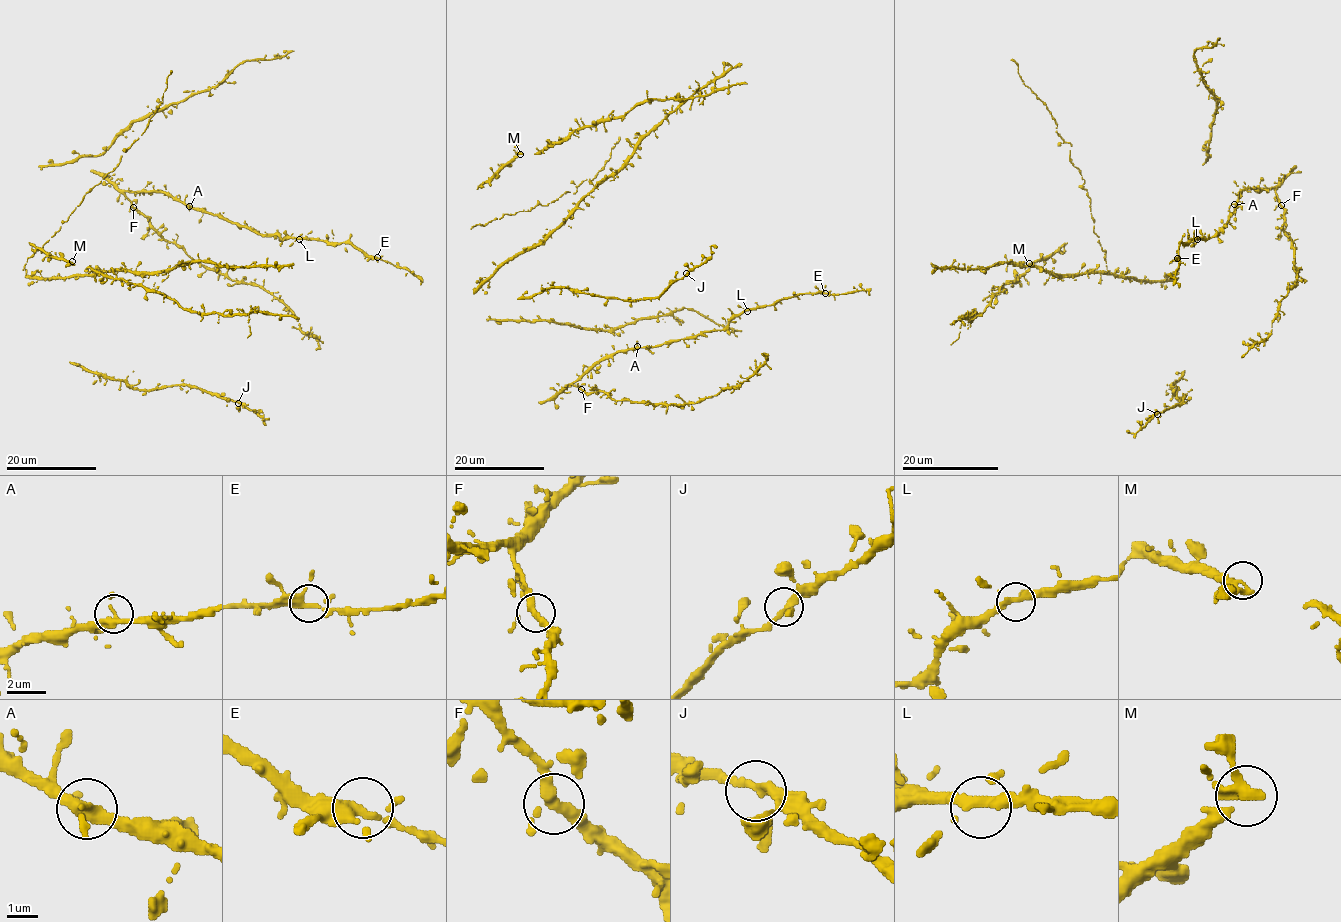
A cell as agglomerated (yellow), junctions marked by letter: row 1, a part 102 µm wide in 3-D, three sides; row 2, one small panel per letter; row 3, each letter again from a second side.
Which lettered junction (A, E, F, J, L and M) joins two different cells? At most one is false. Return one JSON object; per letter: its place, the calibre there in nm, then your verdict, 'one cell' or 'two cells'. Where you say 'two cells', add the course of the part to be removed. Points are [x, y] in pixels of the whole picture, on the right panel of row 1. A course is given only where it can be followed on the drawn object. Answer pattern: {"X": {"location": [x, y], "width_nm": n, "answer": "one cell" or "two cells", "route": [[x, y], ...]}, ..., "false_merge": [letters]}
{"A": {"location": [1234, 204], "width_nm": 280, "answer": "one cell"}, "E": {"location": [1177, 258], "width_nm": 280, "answer": "one cell"}, "F": {"location": [1281, 205], "width_nm": 300, "answer": "one cell"}, "J": {"location": [1157, 414], "width_nm": 260, "answer": "one cell"}, "L": {"location": [1197, 239], "width_nm": 280, "answer": "one cell"}, "M": {"location": [1029, 263], "width_nm": 300, "answer": "one cell"}, "false_merge": []}

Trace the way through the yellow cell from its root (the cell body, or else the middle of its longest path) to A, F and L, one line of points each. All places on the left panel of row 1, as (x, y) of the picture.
A: (153, 187), (189, 206)
F: (153, 187), (153, 190), (125, 193), (133, 207)
L: (153, 187), (193, 207), (222, 215), (259, 233), (299, 239)

